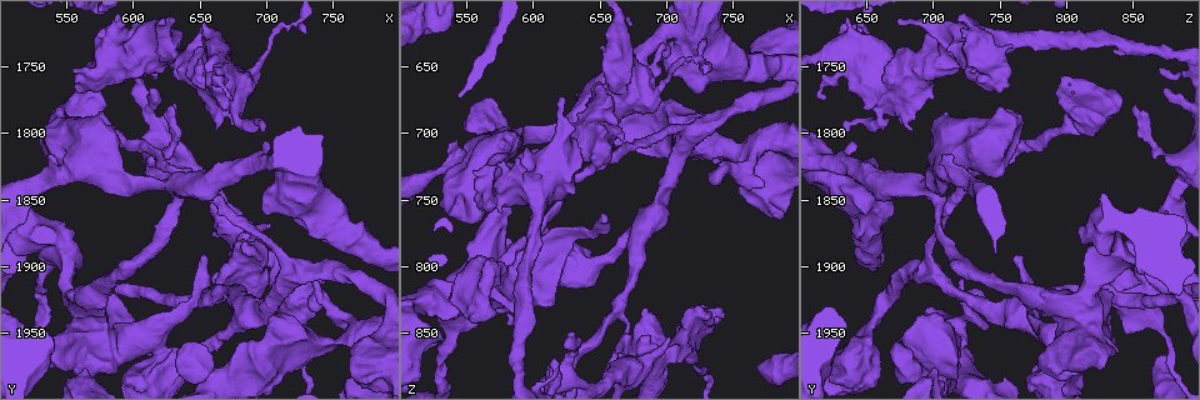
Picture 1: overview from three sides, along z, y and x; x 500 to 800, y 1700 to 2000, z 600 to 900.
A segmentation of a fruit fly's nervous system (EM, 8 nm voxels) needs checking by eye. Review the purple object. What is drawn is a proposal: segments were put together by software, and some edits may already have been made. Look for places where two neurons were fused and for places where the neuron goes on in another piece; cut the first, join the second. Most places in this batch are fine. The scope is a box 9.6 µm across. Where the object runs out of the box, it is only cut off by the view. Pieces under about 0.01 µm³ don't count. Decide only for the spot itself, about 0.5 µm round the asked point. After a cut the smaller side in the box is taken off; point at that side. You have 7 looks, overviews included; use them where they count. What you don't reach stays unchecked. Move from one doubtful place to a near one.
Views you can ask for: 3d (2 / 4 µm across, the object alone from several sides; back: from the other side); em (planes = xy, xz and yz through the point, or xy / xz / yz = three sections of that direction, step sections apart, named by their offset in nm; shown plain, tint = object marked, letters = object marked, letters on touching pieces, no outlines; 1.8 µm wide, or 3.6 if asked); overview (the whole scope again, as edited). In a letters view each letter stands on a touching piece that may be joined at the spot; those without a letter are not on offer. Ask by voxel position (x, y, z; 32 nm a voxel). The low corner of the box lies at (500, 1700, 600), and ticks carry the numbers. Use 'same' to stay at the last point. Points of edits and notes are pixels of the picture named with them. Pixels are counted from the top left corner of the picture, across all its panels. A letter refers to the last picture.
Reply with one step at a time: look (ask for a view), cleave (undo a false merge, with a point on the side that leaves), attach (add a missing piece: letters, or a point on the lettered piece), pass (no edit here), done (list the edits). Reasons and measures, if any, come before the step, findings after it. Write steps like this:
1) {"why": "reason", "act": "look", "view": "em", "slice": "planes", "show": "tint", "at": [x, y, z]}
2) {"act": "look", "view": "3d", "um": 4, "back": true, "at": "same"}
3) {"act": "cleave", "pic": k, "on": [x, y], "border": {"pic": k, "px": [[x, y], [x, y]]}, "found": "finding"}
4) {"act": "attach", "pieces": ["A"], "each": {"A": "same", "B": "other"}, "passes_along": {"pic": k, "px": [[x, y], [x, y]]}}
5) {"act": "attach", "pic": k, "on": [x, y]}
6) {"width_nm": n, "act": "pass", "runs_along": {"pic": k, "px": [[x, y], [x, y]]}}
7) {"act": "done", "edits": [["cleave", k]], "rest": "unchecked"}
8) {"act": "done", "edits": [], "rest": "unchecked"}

{"why": "abrupt turn", "act": "look", "view": "em", "slice": "planes", "show": "letters", "at": [572, 1938, 816]}

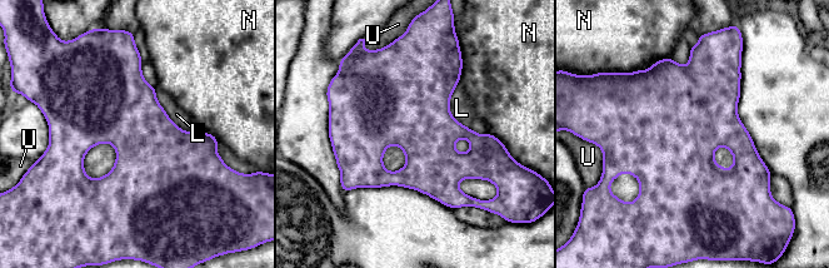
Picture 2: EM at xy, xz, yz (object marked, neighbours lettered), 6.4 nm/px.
{"width_nm": 480, "longest_contact_nm": ["L", 360], "act": "pass", "each": {"L": "other", "N": "other", "U": "other"}, "found": "one neuron here"}

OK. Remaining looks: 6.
{"why": "thick turns thin", "act": "look", "view": "em", "um": 3.6, "slice": "xy", "step": 4, "show": "tint", "at": [528, 1962, 620]}

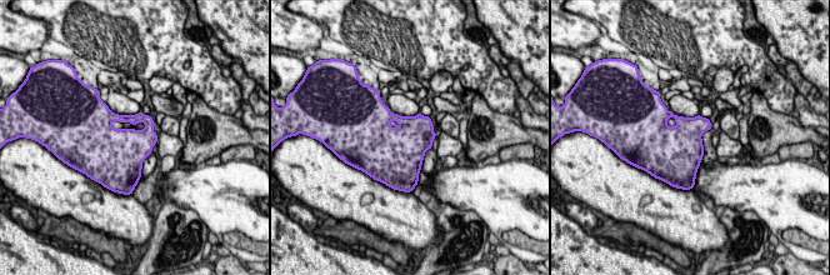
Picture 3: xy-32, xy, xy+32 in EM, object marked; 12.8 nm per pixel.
{"act": "look", "view": "em", "um": 3.6, "slice": "xy", "step": 4, "show": "letters", "at": "same"}

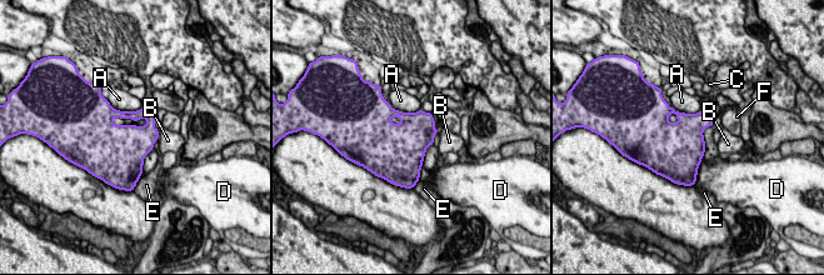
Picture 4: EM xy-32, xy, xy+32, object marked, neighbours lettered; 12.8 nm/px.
{"longest_contact_nm": ["A", 480], "act": "pass", "each": {"A": "other", "B": "other", "C": "other", "D": "other", "E": "other", "F": "other"}, "border": {"pic": 4, "px": [[111, 119], [144, 119], [146, 123]]}, "found": "all the same neuron"}

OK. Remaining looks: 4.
{"why": "touches itself", "act": "look", "view": "em", "um": 3.6, "slice": "xy", "step": 8, "show": "tint", "at": [664, 1754, 634]}

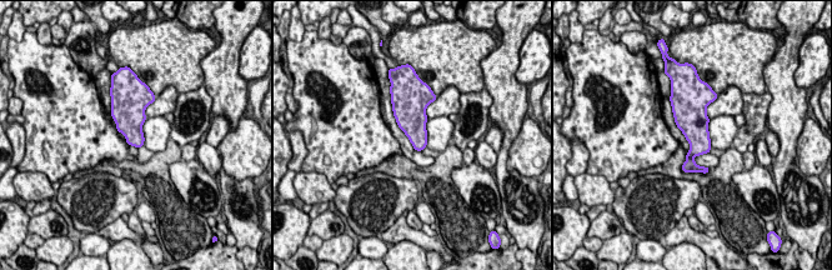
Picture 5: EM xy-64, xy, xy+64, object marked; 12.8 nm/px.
{"act": "look", "view": "em", "um": 3.6, "slice": "planes", "show": "tint", "at": "same"}

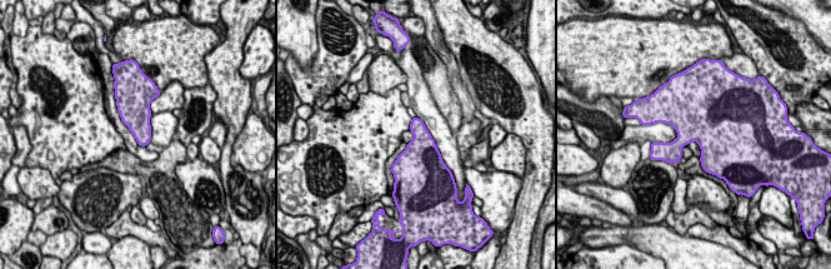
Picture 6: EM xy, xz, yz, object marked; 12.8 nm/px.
{"why": "what lies round it", "act": "look", "view": "em", "um": 3.6, "slice": "planes", "show": "letters", "at": "same"}

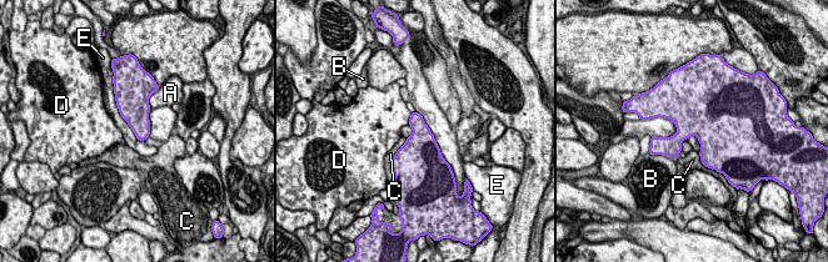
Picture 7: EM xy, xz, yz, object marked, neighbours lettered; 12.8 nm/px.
{"act": "pass", "each": {"A": "other", "B": "other", "C": "other", "D": "other", "E": "other"}, "border": {"pic": 7, "px": [[113, 92], [120, 116], [143, 141]]}, "found": "continuous, no second neuron"}

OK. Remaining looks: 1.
{"act": "done", "edits": [], "rest": "unchecked"}

